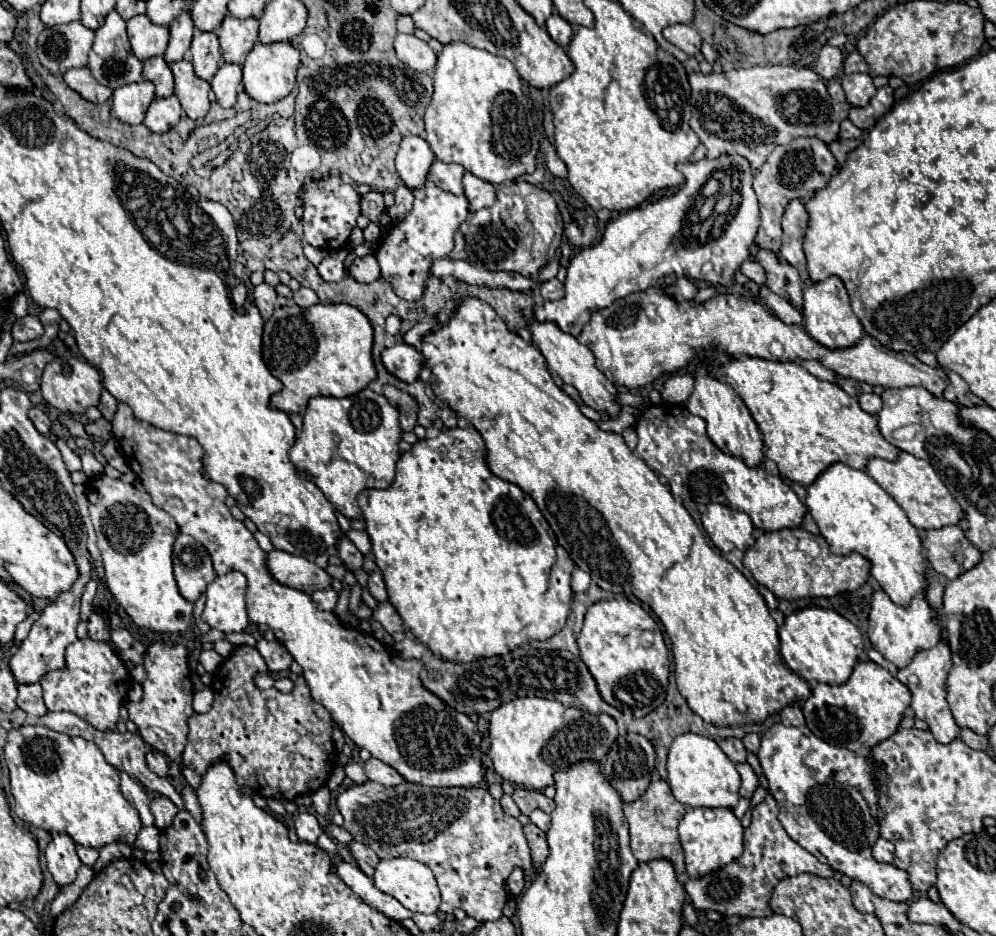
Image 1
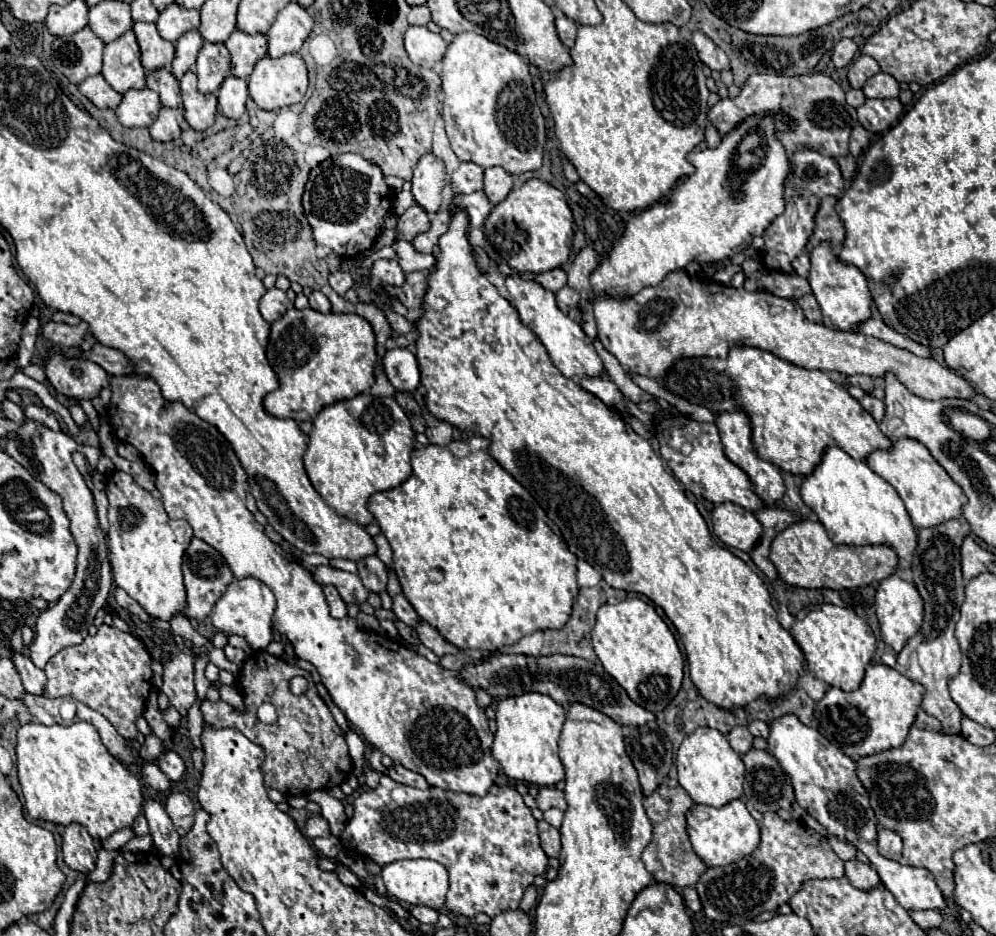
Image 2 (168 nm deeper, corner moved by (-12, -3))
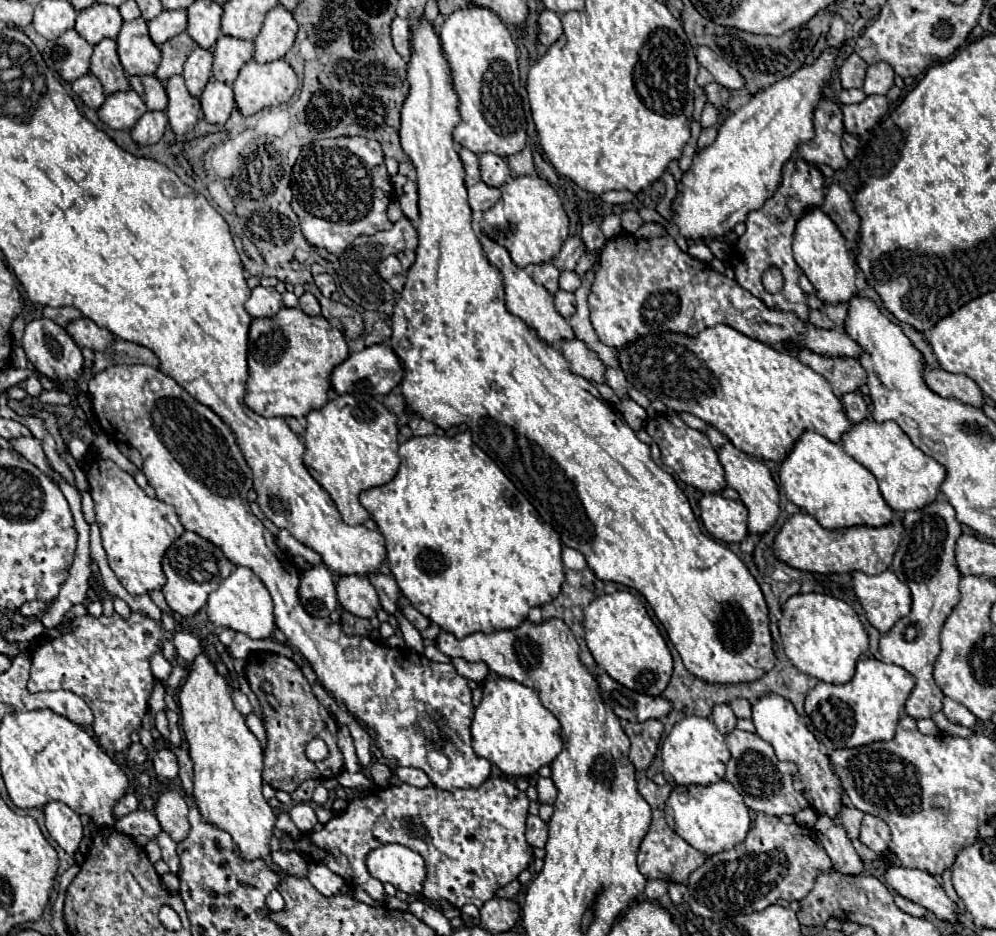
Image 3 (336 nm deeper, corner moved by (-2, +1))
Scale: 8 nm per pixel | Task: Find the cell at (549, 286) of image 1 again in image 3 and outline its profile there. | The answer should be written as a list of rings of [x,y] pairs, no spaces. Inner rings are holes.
[[[559,289],[559,291],[555,293],[555,307],[557,307],[557,311],[559,311],[565,319],[569,319],[569,317],[575,313],[575,295],[569,293],[569,291]]]

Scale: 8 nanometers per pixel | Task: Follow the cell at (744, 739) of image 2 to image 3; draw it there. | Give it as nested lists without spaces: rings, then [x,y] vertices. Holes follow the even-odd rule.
[[[721,703],[721,705],[715,705],[713,707],[713,713],[711,713],[711,719],[713,723],[717,725],[717,729],[727,735],[729,731],[735,729],[735,723],[737,723],[737,717],[733,713],[733,709],[727,705],[727,703]]]

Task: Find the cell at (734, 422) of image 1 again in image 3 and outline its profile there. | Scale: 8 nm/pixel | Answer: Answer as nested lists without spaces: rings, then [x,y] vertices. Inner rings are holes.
[[[725,443],[721,447],[719,461],[721,461],[723,469],[725,469],[727,485],[733,487],[739,493],[739,499],[743,501],[743,505],[749,511],[749,517],[747,517],[749,533],[761,537],[763,533],[767,533],[777,523],[777,517],[781,513],[781,509],[779,509],[779,493],[777,493],[777,485],[775,485],[775,481],[771,477],[771,471],[759,459],[753,459],[751,455],[735,449],[731,443]]]

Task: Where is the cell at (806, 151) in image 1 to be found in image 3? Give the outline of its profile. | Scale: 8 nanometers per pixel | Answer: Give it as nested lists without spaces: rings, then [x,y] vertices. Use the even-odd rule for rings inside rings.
[[[803,159],[787,161],[783,167],[783,179],[781,179],[775,195],[769,197],[761,209],[751,211],[747,215],[747,221],[745,221],[747,231],[737,239],[735,249],[733,249],[733,259],[731,259],[731,267],[735,271],[735,281],[743,289],[747,289],[757,299],[761,299],[769,309],[795,313],[805,323],[809,319],[811,309],[807,305],[807,295],[799,287],[799,275],[803,273],[803,269],[793,259],[791,243],[793,243],[795,223],[799,221],[799,217],[805,213],[807,207],[821,205],[823,197],[825,197],[825,185],[823,185],[823,175],[819,173],[819,169],[815,169],[813,165],[809,165]],[[771,265],[779,267],[785,277],[785,287],[779,293],[767,293],[761,283],[763,271],[767,271]]]

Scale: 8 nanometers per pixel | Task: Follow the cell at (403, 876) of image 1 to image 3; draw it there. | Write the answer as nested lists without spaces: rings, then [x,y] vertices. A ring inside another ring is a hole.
[[[387,843],[369,851],[365,863],[369,873],[381,883],[391,883],[395,889],[401,889],[409,895],[423,891],[423,881],[427,875],[425,861],[409,847]]]

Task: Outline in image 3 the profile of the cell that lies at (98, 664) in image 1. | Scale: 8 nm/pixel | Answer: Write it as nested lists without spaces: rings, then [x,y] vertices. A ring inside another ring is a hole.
[[[131,611],[129,619],[123,619],[119,613],[107,615],[83,615],[73,619],[75,629],[63,633],[61,637],[41,637],[31,645],[31,677],[27,689],[31,693],[67,689],[79,695],[89,709],[93,711],[93,733],[99,745],[105,751],[125,751],[131,745],[131,733],[141,727],[141,719],[149,709],[149,695],[155,685],[151,673],[151,655],[161,651],[163,641],[173,641],[173,633],[165,631],[161,621],[155,621],[139,611]]]

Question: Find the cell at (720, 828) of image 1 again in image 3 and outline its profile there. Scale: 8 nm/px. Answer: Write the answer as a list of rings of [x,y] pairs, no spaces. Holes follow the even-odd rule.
[[[721,779],[711,785],[677,785],[671,783],[673,791],[665,803],[665,819],[673,831],[683,837],[689,845],[699,849],[705,855],[715,855],[725,849],[733,849],[741,843],[749,831],[749,809],[743,803],[743,797]]]

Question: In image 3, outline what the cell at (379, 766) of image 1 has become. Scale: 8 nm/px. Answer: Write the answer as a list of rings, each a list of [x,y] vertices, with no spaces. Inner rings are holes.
[[[397,767],[397,769],[395,769],[395,775],[397,775],[403,783],[409,783],[409,785],[419,787],[419,789],[431,785],[427,773],[421,771],[421,769],[415,769],[415,767]]]

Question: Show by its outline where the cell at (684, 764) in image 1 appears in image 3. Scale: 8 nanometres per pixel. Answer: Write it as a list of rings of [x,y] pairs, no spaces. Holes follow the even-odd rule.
[[[685,717],[675,723],[671,733],[661,745],[663,771],[669,773],[679,785],[711,785],[715,781],[725,779],[725,763],[729,761],[729,749],[725,745],[725,737],[717,731],[715,723],[707,717]]]

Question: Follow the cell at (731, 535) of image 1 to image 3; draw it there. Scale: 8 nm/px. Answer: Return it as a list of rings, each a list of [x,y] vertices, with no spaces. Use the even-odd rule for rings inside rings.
[[[709,493],[699,501],[699,505],[701,521],[715,539],[739,543],[747,535],[747,509],[743,503]]]

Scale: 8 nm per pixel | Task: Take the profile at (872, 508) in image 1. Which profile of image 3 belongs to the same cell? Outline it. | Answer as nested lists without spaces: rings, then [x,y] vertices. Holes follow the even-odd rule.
[[[815,431],[799,435],[789,455],[781,461],[779,481],[787,499],[813,515],[825,529],[853,525],[881,527],[893,519],[893,511],[881,497],[873,473],[849,457],[839,443],[833,443]]]

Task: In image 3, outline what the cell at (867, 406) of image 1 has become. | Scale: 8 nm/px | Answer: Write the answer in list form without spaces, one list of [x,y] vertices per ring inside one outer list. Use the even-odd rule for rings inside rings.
[[[859,393],[843,395],[841,403],[843,403],[845,413],[847,413],[851,423],[861,423],[867,417],[867,413],[869,413],[869,409],[867,409],[867,405],[865,405],[865,401],[863,401],[863,397]]]

